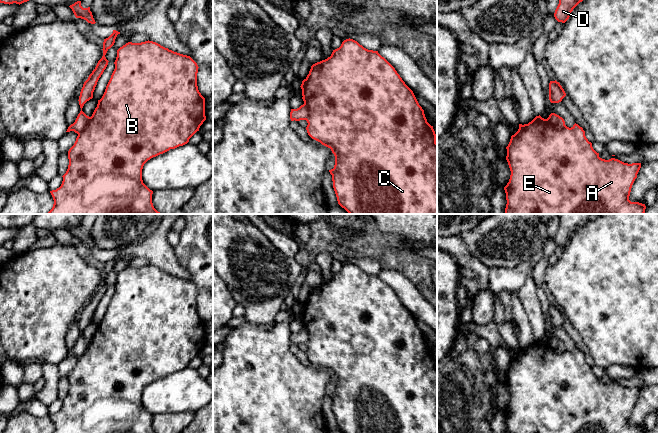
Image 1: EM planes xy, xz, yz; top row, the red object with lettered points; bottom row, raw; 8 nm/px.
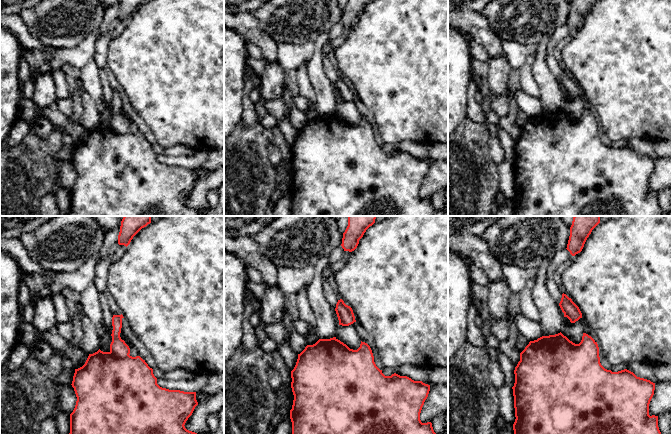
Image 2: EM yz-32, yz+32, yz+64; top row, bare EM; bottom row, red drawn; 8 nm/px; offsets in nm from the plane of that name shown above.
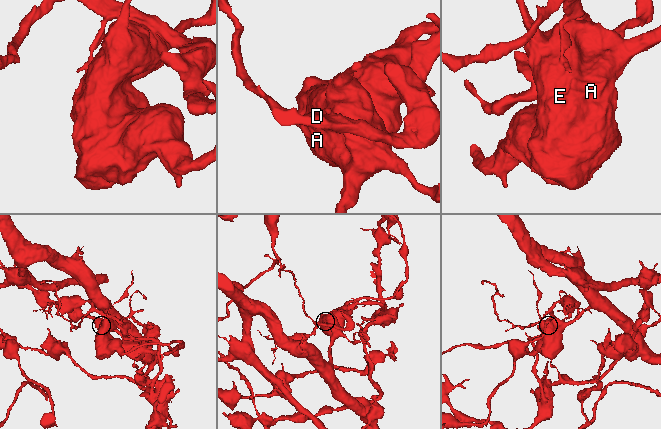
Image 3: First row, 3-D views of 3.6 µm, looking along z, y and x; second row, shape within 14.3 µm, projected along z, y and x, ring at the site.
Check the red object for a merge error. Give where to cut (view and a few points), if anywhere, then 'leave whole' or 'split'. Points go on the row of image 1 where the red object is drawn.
cut in yz along (547, 118), (556, 127), (566, 126); split

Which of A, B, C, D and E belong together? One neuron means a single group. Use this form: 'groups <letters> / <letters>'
groups A B C E / D

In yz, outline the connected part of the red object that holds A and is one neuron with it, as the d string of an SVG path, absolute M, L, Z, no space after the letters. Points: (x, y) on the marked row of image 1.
M540 115L536 116L528 124L519 124L518 131L511 136L507 149L506 160L508 162L511 175L509 182L504 187L506 193L506 208L505 214L644 214L646 206L639 202L631 202L629 200L632 185L637 178L637 174L641 168L641 163L624 163L614 156L609 160L605 160L599 157L593 147L592 143L588 141L585 136L585 131L578 124L574 124L571 128L556 128L547 119L542 118Z

